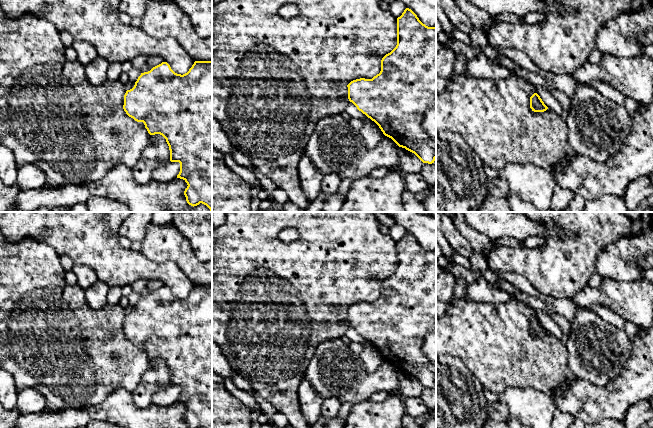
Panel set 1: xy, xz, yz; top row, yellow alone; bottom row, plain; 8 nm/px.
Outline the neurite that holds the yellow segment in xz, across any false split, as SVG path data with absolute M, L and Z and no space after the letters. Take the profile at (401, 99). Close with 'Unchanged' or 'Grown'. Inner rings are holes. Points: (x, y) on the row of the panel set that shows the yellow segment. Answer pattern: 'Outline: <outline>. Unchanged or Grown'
Outline: M406 8L402 15L397 18L397 45L381 60L381 71L372 79L360 78L351 81L348 85L348 99L359 111L374 121L383 134L391 138L399 147L414 153L423 163L432 164L436 159L436 27L428 27L423 24L417 15Z. Unchanged

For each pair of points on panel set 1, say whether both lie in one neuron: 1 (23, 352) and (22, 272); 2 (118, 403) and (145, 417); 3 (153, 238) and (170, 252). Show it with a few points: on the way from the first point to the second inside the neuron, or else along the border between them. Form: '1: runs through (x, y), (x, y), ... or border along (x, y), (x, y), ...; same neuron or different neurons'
1: runs through (27, 332), (27, 292); same neuron
2: runs through (125, 410), (132, 417), (138, 417); same neuron
3: runs through (157, 239), (166, 248); same neuron

